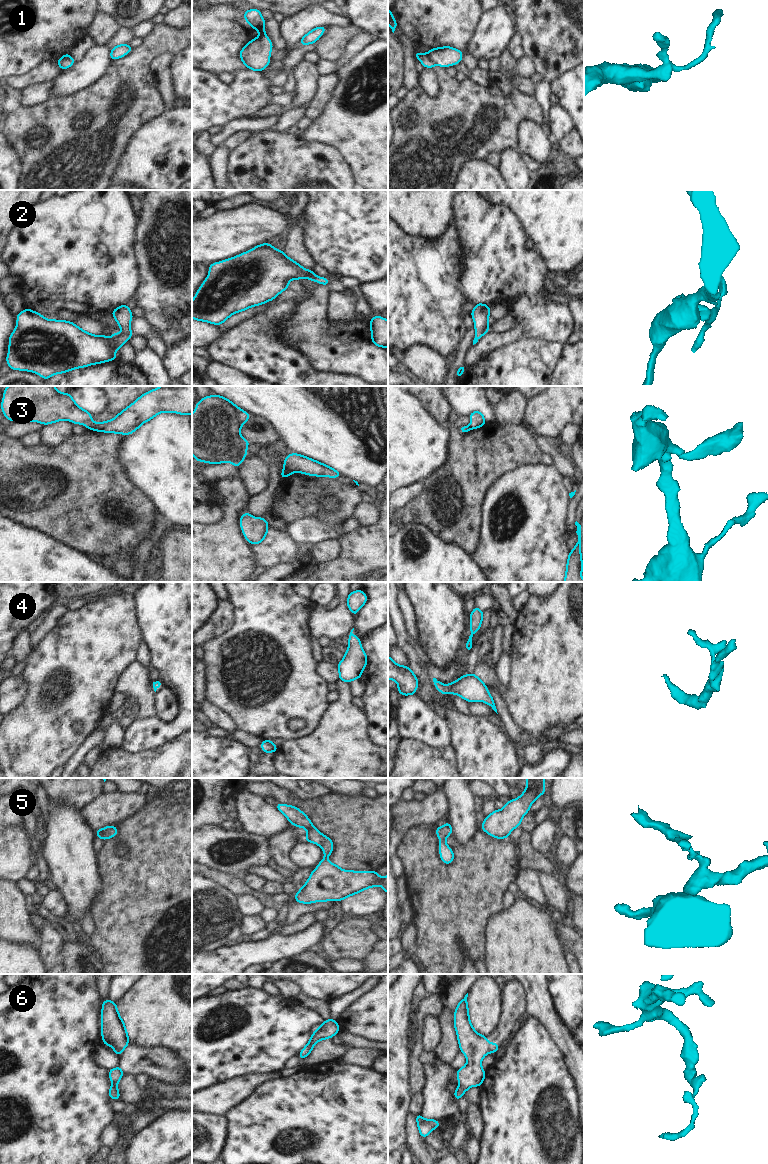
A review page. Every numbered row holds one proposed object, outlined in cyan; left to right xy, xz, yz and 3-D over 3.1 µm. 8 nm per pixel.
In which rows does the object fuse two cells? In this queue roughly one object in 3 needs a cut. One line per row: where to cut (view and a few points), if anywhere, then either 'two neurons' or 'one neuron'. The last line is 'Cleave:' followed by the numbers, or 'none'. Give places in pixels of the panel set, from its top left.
1: cut yz (427, 54), (436, 63); two neurons
2: cut none; one neuron
3: cut xz (284, 468), (293, 471); two neurons
4: cut none; one neuron
5: cut none; one neuron
6: cut none; one neuron
Cleave: 1, 3

